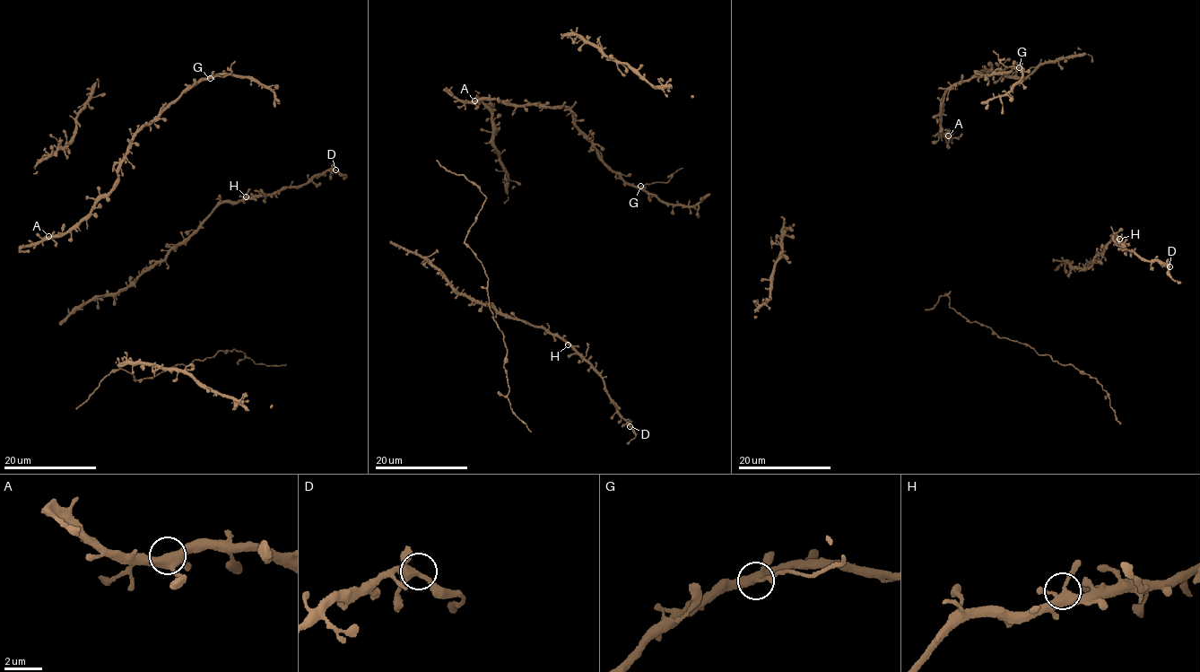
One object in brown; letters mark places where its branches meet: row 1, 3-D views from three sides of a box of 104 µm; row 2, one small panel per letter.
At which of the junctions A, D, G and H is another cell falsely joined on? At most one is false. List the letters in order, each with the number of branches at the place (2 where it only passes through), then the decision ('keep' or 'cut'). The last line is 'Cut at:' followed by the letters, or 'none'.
A: 4 | keep
D: 4 | keep
G: 4 | cut
H: 4 | keep
Cut at: G

